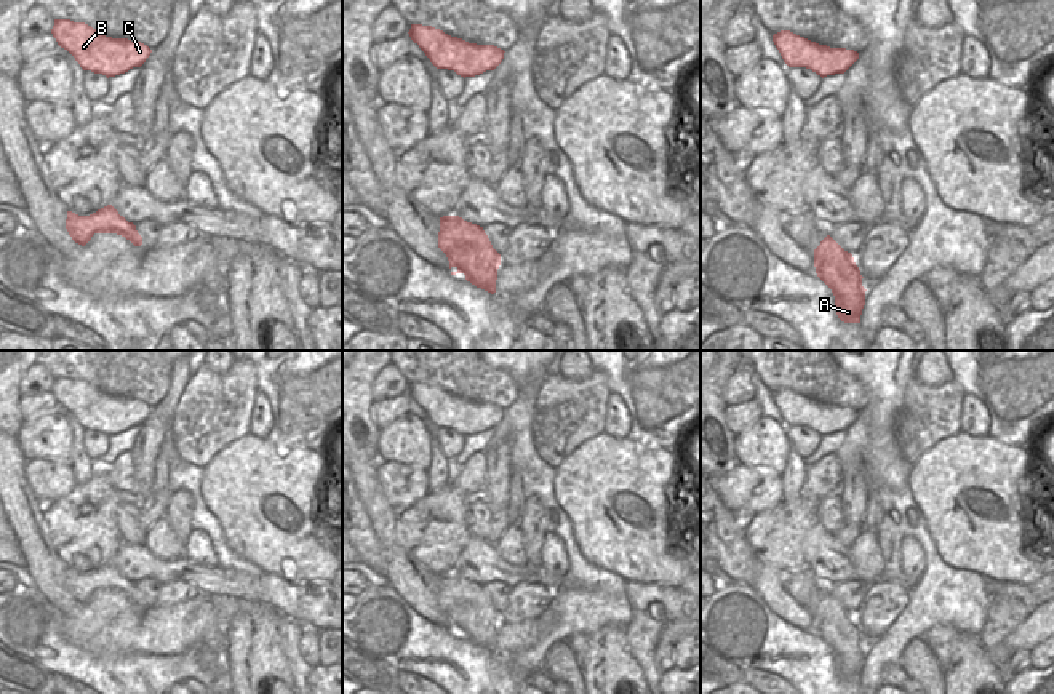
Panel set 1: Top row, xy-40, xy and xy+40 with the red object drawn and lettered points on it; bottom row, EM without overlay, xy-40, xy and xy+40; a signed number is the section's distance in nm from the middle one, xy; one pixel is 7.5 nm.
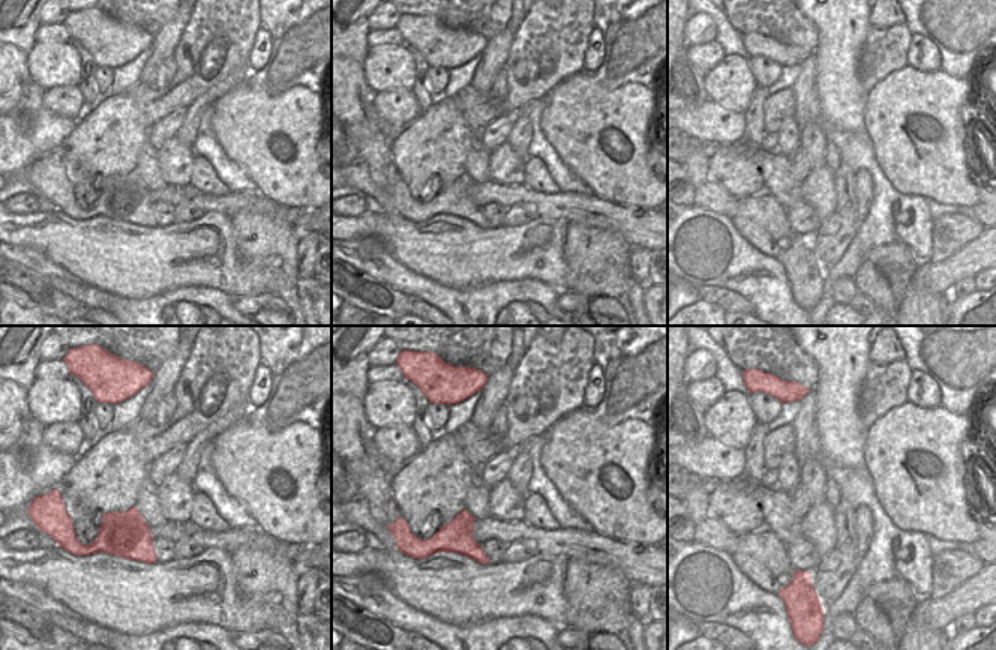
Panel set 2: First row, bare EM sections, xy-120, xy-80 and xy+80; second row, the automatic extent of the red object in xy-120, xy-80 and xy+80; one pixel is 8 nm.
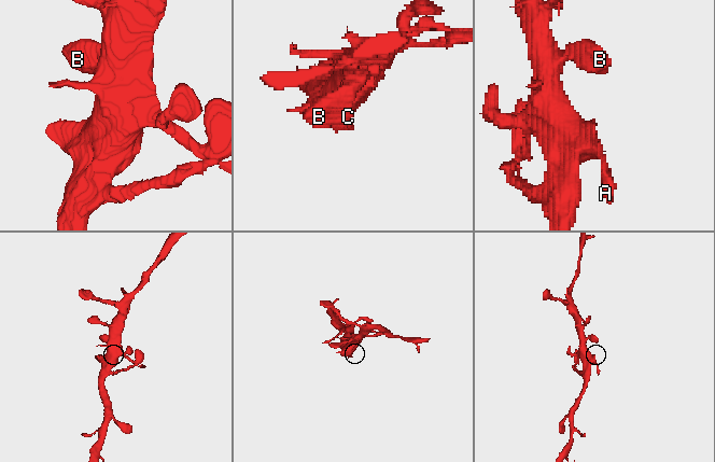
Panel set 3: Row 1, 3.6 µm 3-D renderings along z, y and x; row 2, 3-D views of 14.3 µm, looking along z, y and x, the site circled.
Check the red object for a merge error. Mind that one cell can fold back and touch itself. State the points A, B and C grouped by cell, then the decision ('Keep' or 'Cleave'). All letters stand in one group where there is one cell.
Groups: A B C. Keep

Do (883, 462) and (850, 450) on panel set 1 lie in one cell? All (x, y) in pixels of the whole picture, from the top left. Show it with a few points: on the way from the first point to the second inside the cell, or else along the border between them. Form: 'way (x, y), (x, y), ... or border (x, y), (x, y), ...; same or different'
border (864, 416), (866, 459), (862, 462); different

